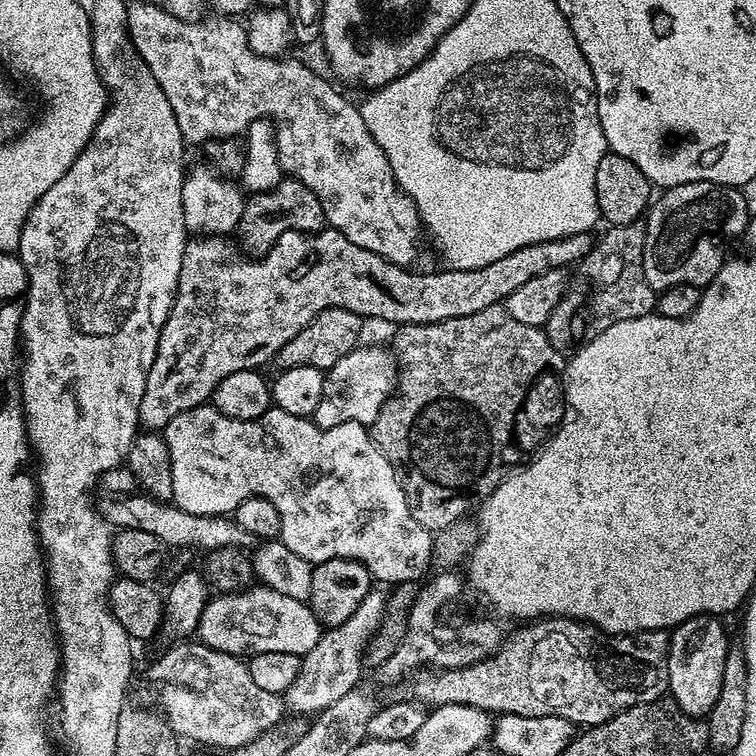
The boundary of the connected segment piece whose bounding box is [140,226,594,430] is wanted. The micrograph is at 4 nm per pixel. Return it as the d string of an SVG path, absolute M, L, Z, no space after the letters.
M327 226L321 232L282 234L270 251L259 258L244 258L248 260L239 260L237 245L228 242L222 236L196 236L184 246L176 299L162 326L156 357L142 394L140 422L145 429L163 430L170 418L178 418L178 414L186 410L209 403L222 378L238 374L238 370L260 370L267 360L268 363L275 361L278 350L322 310L345 308L369 321L389 320L392 326L433 324L462 314L474 314L477 310L486 310L486 306L503 305L505 298L514 294L518 286L530 282L530 278L538 278L538 274L555 268L568 270L579 264L590 254L594 236L592 232L570 234L566 238L522 246L522 250L506 254L506 258L498 258L498 262L490 262L490 266L474 270L453 268L444 272L416 272L403 268L378 254L370 254L370 250L362 250L362 246L354 246L346 234Z

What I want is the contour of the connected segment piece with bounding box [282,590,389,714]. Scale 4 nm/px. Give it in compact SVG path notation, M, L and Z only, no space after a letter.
M373 590L366 594L362 606L346 618L336 628L328 628L321 635L318 646L310 650L300 662L298 678L282 694L282 699L289 709L296 712L315 714L334 706L338 698L346 698L350 690L354 690L361 683L360 675L366 667L366 653L372 636L379 630L387 608L389 593L384 590Z

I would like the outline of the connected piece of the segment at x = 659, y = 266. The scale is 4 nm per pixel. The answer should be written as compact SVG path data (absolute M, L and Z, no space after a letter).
M703 180L665 188L653 199L646 213L644 226L644 273L646 282L650 282L653 290L683 284L703 289L716 277L726 259L724 243L734 239L735 236L743 237L748 227L750 213L748 200L744 194L741 189Z

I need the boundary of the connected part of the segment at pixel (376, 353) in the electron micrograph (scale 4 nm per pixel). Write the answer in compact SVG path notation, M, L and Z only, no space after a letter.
M358 346L346 358L338 358L334 366L327 369L324 378L324 397L322 402L318 402L318 410L310 417L319 428L329 428L338 426L342 422L358 422L365 426L371 426L378 418L382 406L388 401L389 396L396 390L396 377L398 369L396 367L396 357L387 347L384 348L364 348Z

